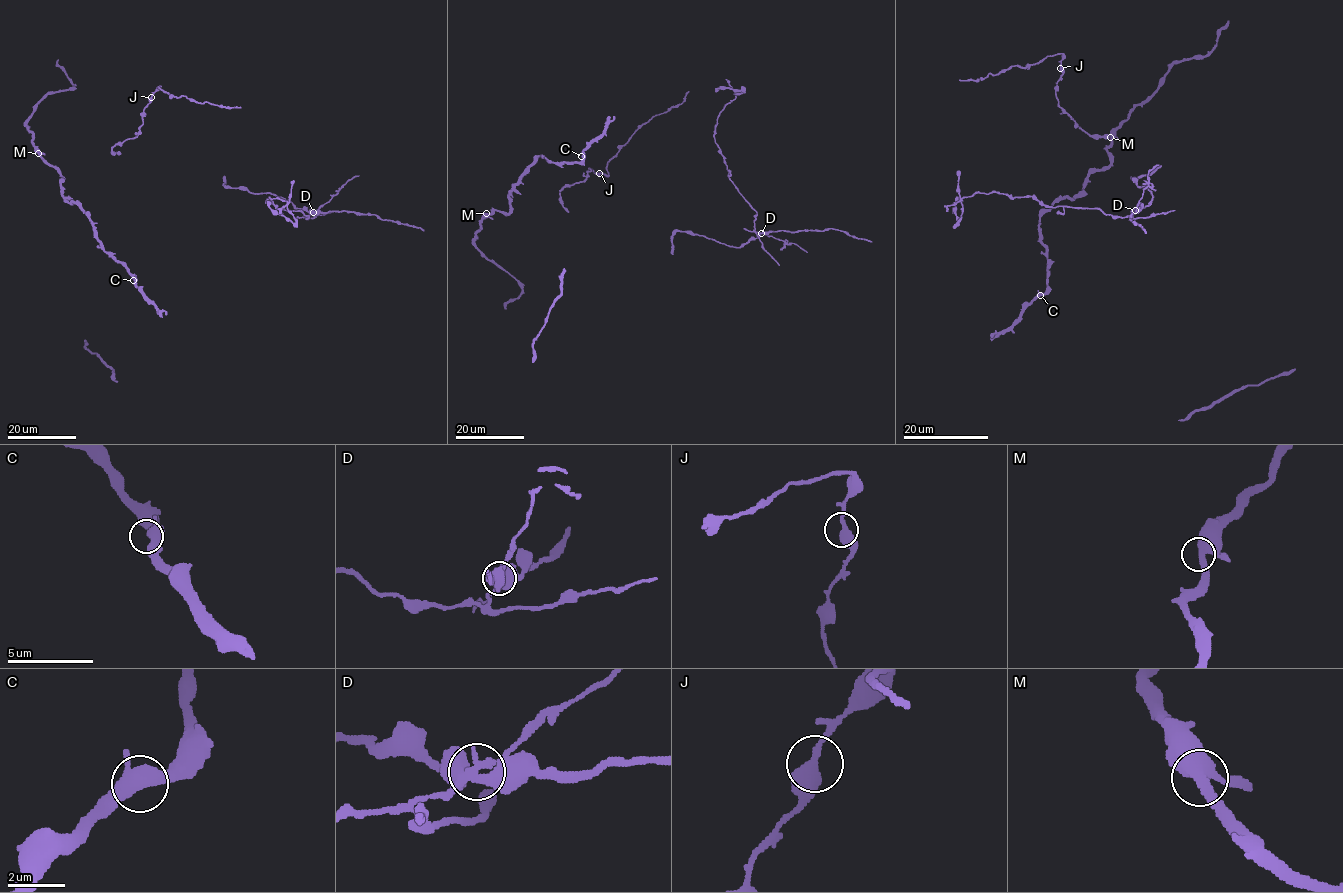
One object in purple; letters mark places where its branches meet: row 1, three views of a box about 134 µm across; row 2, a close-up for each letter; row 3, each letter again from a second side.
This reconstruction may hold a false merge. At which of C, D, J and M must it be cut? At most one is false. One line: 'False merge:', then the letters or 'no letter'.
False merge: D

